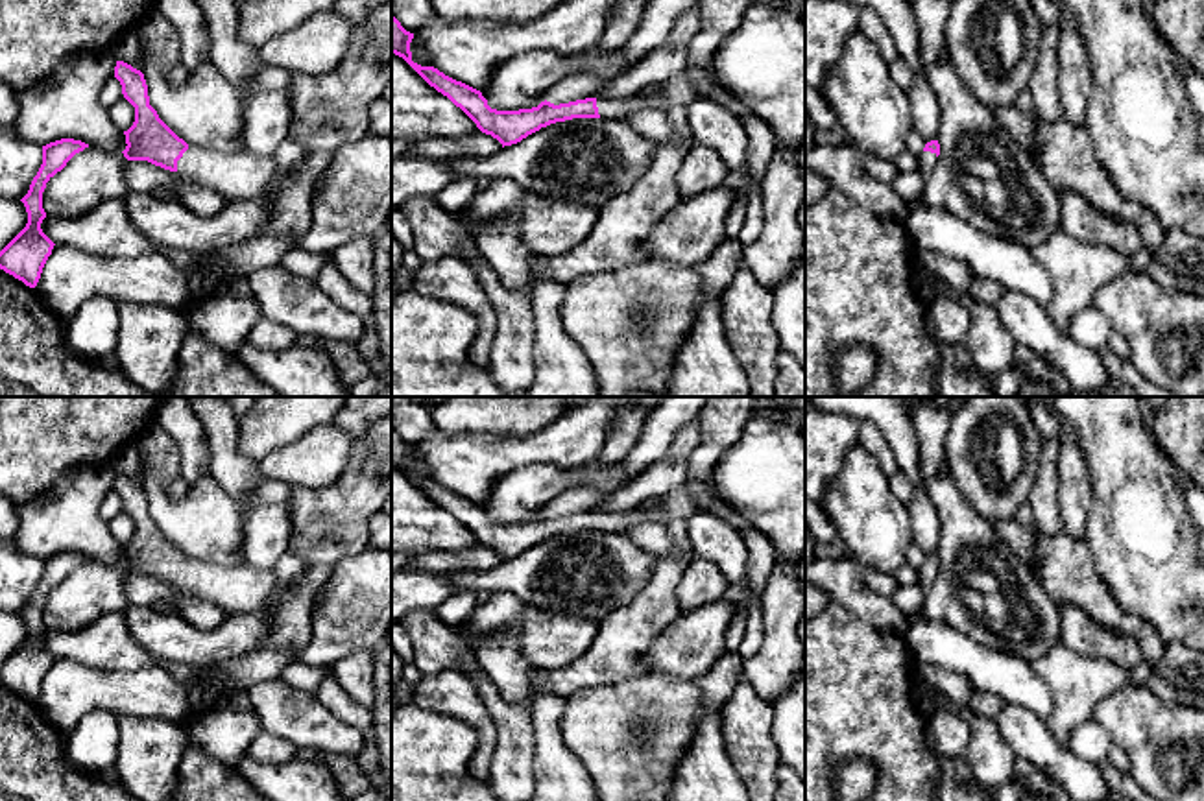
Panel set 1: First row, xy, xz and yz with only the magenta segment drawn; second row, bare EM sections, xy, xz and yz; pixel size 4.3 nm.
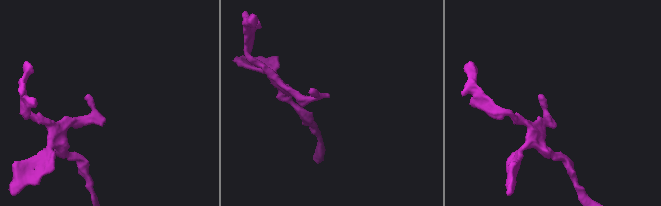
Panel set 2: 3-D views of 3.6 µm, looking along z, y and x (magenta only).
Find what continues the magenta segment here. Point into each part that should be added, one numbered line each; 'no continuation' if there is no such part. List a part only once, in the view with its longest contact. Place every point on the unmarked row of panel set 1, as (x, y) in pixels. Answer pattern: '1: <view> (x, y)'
1: xy (237, 589)

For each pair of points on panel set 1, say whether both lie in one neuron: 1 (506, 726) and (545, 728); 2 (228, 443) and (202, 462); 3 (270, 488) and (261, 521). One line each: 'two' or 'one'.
1: two
2: two
3: two

